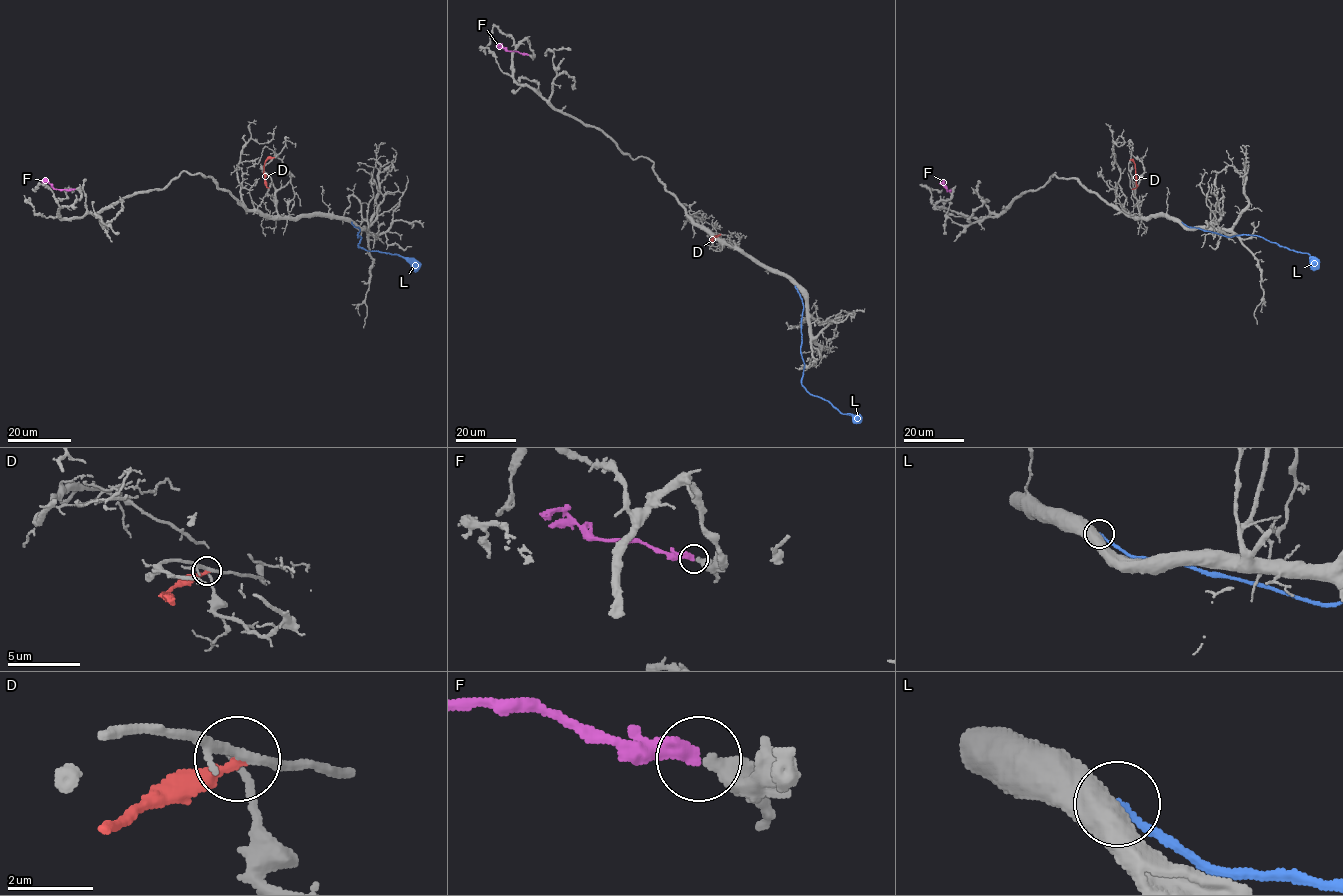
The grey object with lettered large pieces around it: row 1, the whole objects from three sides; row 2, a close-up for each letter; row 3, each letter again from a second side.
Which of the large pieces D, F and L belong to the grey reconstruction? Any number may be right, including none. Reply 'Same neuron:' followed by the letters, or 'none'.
Same neuron: F

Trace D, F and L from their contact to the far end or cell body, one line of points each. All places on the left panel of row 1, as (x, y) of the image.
D: (274, 157), (264, 164), (263, 174), (269, 188)
F: (75, 189), (55, 189), (41, 180)
L: (352, 222), (359, 229), (358, 246), (368, 251), (411, 257), (418, 267)

